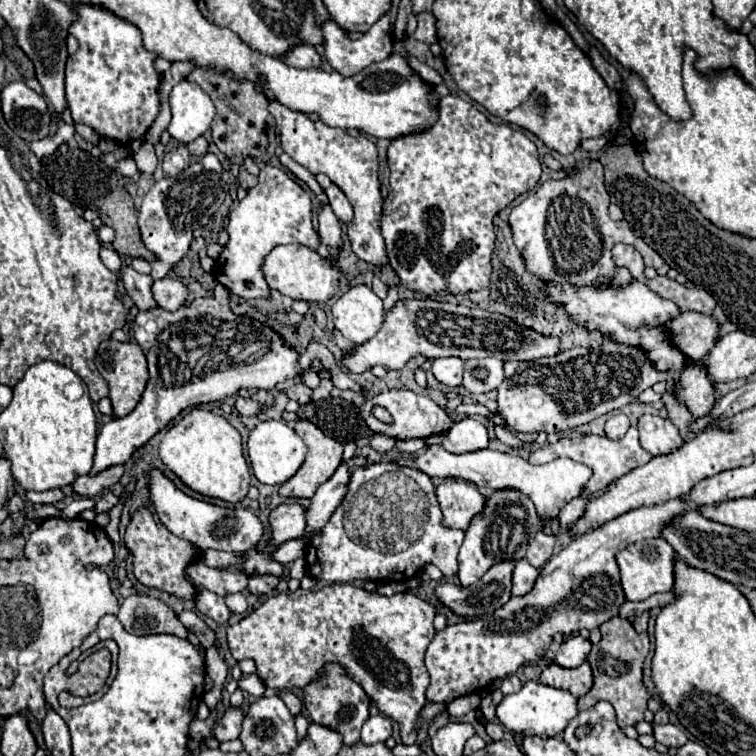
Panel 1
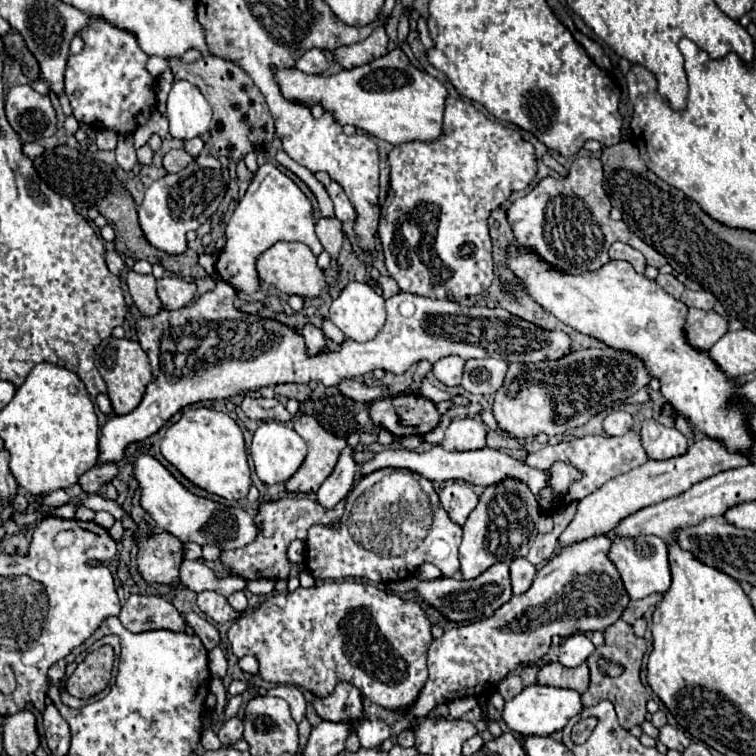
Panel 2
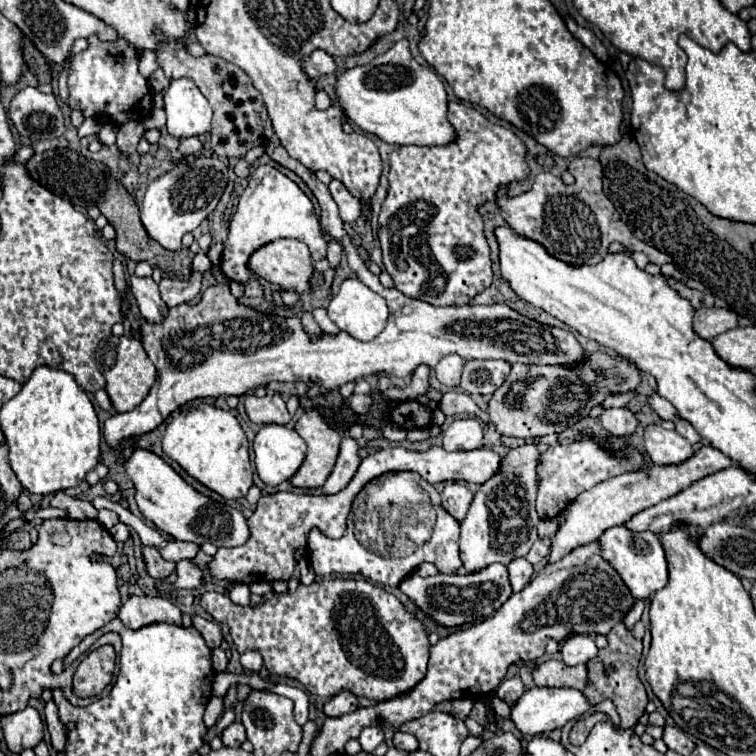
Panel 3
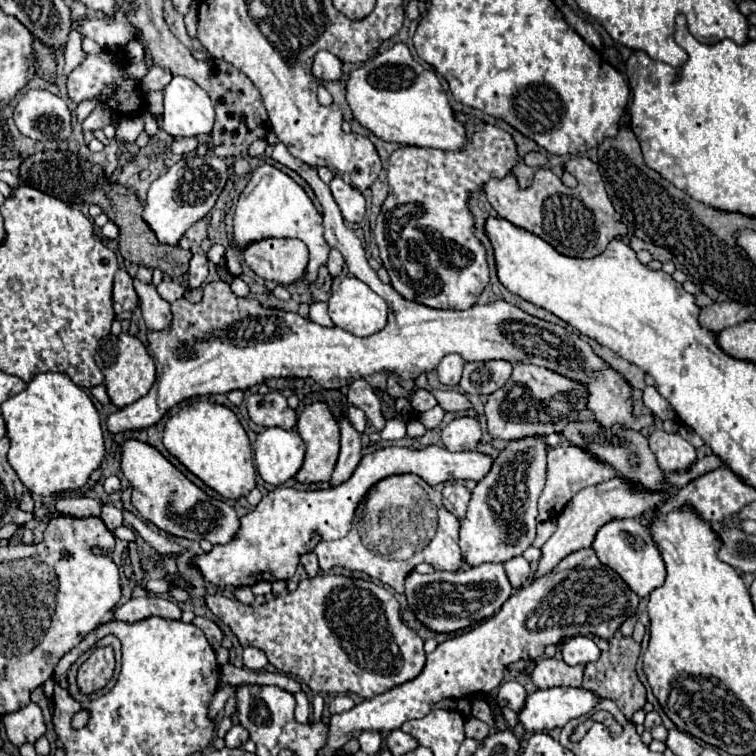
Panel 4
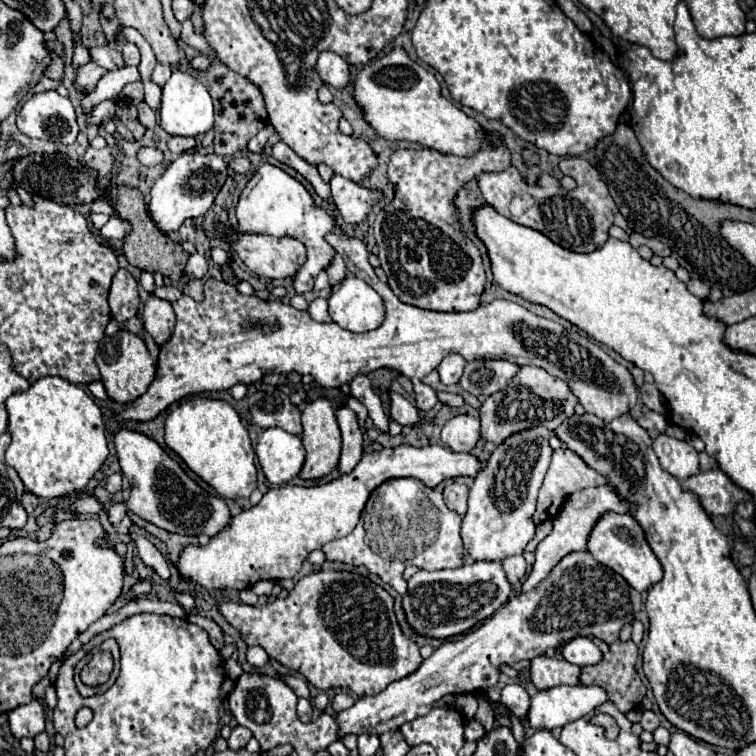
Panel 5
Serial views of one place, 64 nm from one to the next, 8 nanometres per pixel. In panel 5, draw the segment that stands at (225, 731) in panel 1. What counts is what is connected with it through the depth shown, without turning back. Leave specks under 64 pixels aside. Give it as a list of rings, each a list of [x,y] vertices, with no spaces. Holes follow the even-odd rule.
[[[236,726],[236,728],[232,730],[230,738],[228,738],[228,748],[230,748],[230,750],[240,750],[240,748],[244,748],[244,746],[248,744],[250,738],[252,738],[252,732],[250,732],[248,728]]]

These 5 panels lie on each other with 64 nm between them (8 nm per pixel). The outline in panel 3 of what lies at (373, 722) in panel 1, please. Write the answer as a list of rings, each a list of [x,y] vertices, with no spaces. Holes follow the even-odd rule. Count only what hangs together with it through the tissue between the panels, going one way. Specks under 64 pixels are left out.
[[[368,726],[368,728],[362,730],[362,734],[360,734],[358,740],[360,740],[364,752],[374,752],[376,746],[378,746],[380,742],[384,742],[384,732],[382,732],[382,728],[378,728],[378,726]]]

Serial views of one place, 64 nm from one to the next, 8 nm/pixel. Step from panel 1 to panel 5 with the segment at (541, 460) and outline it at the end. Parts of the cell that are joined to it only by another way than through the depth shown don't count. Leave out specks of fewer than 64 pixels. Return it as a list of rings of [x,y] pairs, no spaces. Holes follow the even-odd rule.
[[[568,448],[556,450],[546,472],[544,484],[538,492],[538,504],[532,522],[542,524],[546,520],[552,520],[558,514],[560,506],[564,504],[564,496],[570,496],[572,492],[590,486],[600,486],[604,482],[606,478],[588,468],[572,450]]]

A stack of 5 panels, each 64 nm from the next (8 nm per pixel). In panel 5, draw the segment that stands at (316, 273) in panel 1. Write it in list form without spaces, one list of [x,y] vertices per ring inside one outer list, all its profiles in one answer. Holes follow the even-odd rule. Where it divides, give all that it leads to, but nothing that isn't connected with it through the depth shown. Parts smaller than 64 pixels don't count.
[[[216,222],[214,232],[220,240],[226,240],[234,248],[236,256],[254,274],[258,274],[262,278],[292,278],[306,260],[306,248],[296,238],[276,238],[276,236],[268,236],[268,234],[242,234],[224,222]]]

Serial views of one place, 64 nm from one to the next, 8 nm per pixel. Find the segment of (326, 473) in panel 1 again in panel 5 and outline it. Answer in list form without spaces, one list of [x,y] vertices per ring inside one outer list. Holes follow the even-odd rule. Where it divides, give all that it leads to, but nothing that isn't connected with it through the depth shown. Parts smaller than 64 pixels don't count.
[[[326,398],[310,402],[302,412],[302,442],[306,448],[306,462],[300,478],[314,480],[328,476],[340,460],[340,428],[332,404]]]

